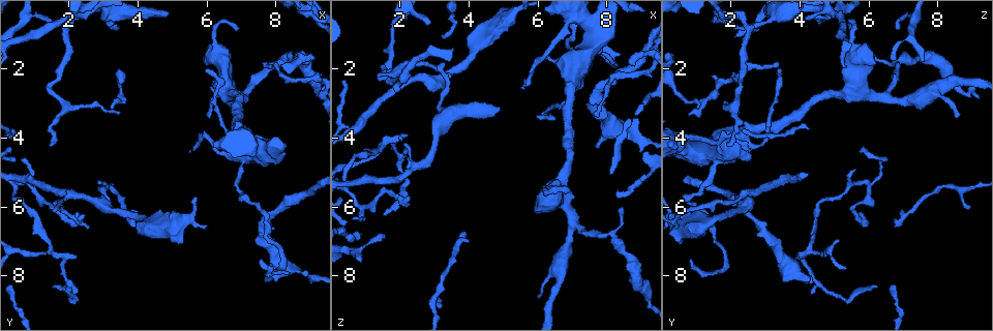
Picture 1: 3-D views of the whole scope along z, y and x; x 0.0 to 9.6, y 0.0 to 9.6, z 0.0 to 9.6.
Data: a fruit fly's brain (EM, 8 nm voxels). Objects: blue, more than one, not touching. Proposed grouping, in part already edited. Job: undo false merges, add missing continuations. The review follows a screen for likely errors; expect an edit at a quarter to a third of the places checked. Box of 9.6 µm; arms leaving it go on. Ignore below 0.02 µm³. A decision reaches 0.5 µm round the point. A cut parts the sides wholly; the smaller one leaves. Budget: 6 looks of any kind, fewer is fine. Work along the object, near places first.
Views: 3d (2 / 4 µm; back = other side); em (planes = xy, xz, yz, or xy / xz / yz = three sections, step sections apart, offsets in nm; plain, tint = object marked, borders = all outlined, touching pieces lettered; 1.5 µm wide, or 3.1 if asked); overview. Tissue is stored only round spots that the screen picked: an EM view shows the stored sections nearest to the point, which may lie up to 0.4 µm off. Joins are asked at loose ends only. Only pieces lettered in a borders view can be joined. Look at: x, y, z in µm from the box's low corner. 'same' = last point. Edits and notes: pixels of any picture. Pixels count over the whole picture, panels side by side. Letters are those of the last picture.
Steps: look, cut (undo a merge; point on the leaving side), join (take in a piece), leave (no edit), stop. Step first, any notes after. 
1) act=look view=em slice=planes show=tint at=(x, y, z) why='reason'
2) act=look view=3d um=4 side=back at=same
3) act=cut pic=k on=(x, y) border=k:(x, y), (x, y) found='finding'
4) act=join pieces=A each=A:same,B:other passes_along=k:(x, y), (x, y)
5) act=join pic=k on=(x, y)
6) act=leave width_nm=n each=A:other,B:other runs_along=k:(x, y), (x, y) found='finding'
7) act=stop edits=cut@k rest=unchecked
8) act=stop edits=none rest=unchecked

act=look view=em slice=xz step=8 show=borders at=(8.45, 1.50, 6.05) why='branch stops here'

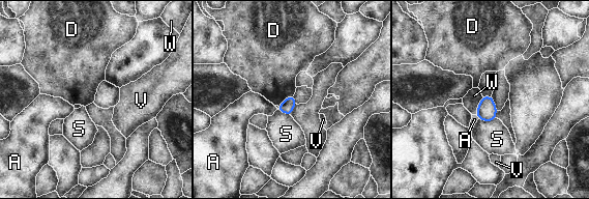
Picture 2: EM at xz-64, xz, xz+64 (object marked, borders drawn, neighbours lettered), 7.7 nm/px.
act=leave width_nm=100 each=A:other,D:other,S:other,V:other,W:other border=2:(293, 94), (290, 94), (277, 106) found='none of them fits'

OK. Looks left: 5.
act=look view=em slice=xz step=4 show=borders at=(1.40, 7.20, 4.30) why='abrupt turn'

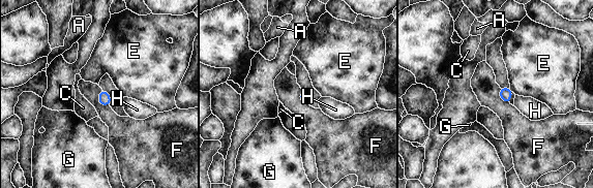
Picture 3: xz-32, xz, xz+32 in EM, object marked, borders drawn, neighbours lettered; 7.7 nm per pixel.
act=look view=em slice=planes show=borders at=same

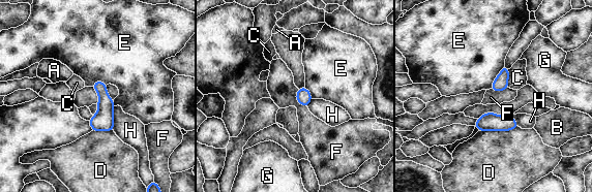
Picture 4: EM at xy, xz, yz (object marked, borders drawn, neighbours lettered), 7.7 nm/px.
act=leave each=A:other,B:other,C:other,D:other,E:other,F:other,G:other,H:other found='one cell here'

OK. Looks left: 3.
act=look view=em slice=xz step=4 show=borders at=(1.50, 0.70, 6.95) why='thin end'

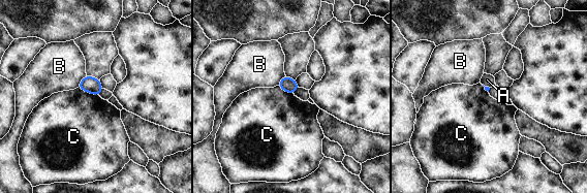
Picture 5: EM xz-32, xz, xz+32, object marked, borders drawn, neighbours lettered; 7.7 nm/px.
act=look view=em slice=planes show=borders at=same

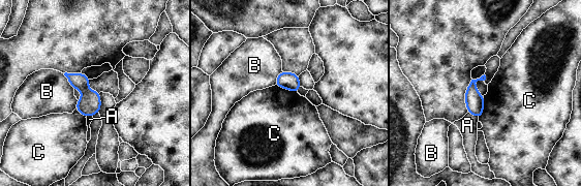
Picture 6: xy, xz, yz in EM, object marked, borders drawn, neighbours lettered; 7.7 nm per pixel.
act=leave width_nm=130 each=A:other,B:other,C:other border=6:(484, 96), (483, 114), (479, 118) found='none of them fits'

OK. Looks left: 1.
act=stop edits=none rest=unchecked

